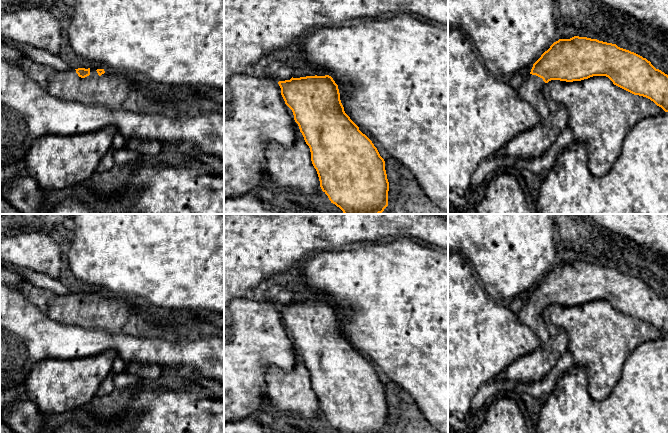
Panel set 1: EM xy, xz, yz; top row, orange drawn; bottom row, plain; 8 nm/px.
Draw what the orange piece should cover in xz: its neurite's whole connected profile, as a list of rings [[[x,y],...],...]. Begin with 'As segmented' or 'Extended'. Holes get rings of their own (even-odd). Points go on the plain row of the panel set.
As segmented. [[[329,299],[292,301],[278,308],[310,372],[320,411],[331,427],[340,433],[385,433],[389,415],[385,385],[372,365],[345,337],[333,302]]]

